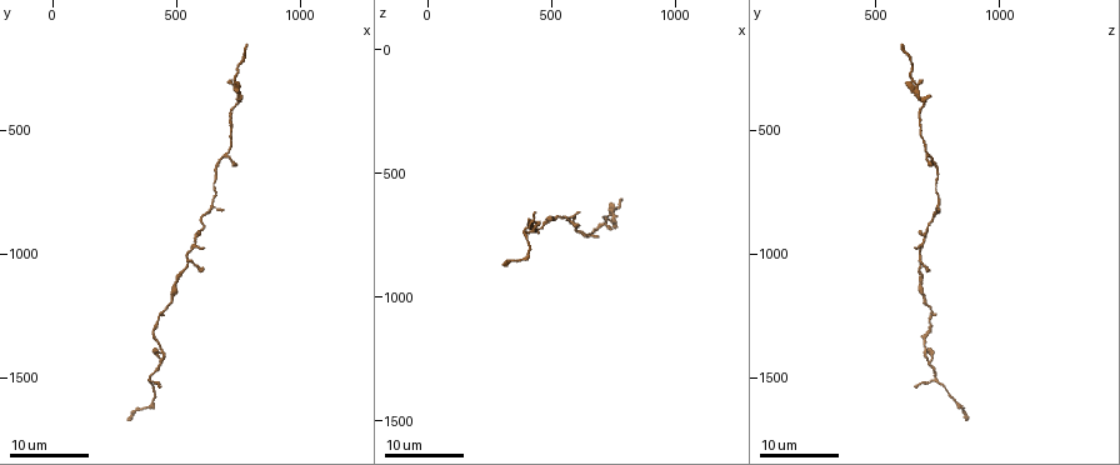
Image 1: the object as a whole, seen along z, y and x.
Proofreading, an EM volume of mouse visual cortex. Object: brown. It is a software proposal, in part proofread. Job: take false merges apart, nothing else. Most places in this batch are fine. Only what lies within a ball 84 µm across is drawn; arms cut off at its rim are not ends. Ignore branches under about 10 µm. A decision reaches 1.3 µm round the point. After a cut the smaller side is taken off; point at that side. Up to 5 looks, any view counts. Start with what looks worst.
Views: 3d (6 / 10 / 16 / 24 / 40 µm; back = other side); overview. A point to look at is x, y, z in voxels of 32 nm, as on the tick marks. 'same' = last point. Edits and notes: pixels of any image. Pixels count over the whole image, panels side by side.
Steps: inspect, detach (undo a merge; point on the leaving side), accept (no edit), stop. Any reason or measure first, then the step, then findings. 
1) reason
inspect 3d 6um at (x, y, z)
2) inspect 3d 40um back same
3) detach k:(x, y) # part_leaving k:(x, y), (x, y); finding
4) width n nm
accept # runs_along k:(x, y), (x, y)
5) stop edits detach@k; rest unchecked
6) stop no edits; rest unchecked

inspect 3d 16um at (430, 1370, 700)

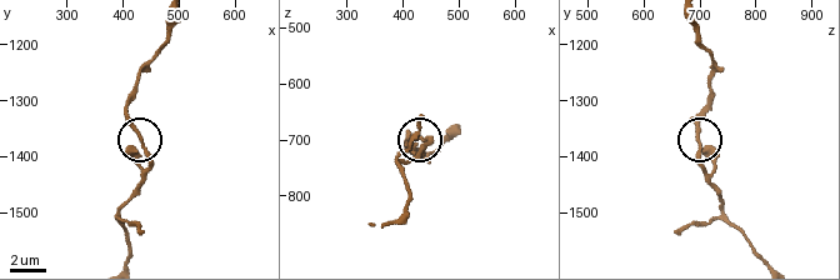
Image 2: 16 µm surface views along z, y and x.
closer look
inspect 3d 10um at (440, 1380, 695)

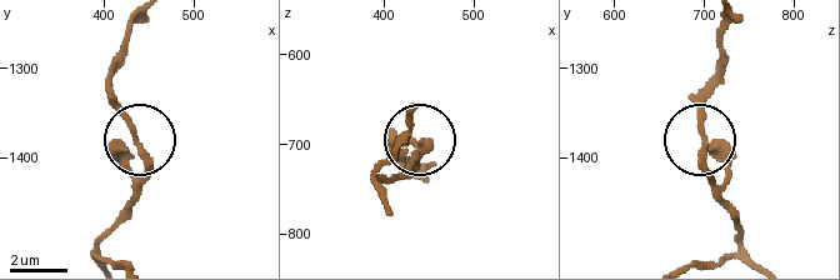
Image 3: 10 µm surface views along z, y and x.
inspect 3d 10um back at (435, 1375, 700)

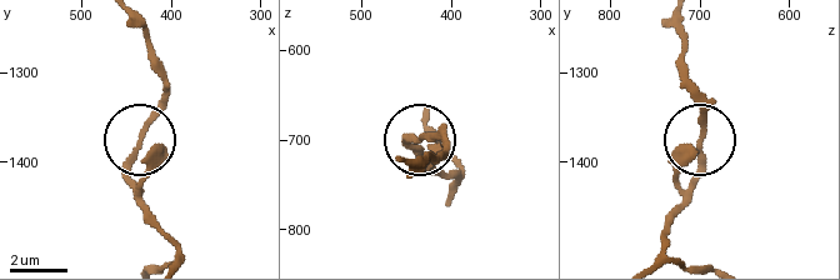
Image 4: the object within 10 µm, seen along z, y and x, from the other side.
arms 3
accept # runs_along 4:(680, 20), (685, 70), (700, 114), (700, 171), (688, 204); continuous, no second neuron

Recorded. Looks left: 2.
looks like a crossing
inspect 3d 16um at (570, 950, 700)

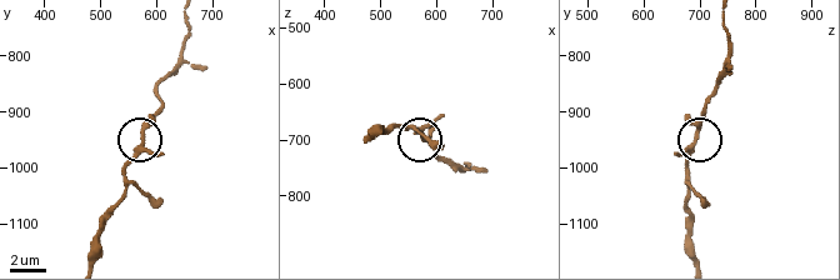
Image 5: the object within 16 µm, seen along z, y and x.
inspect 3d 10um at (575, 945, 695)

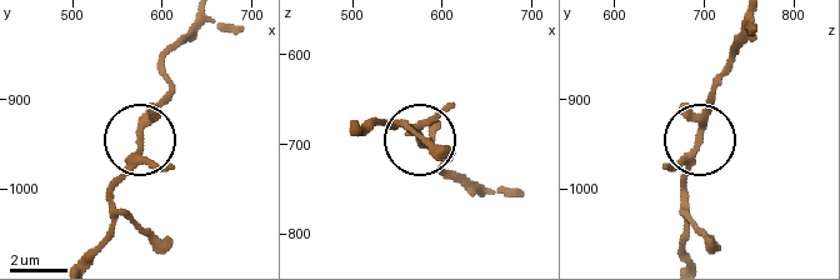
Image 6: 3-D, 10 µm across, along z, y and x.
accept # runs_along 6:(136, 138), (141, 119), (170, 85); continuous, no second neuron

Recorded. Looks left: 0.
stop no edits; rest unchecked

